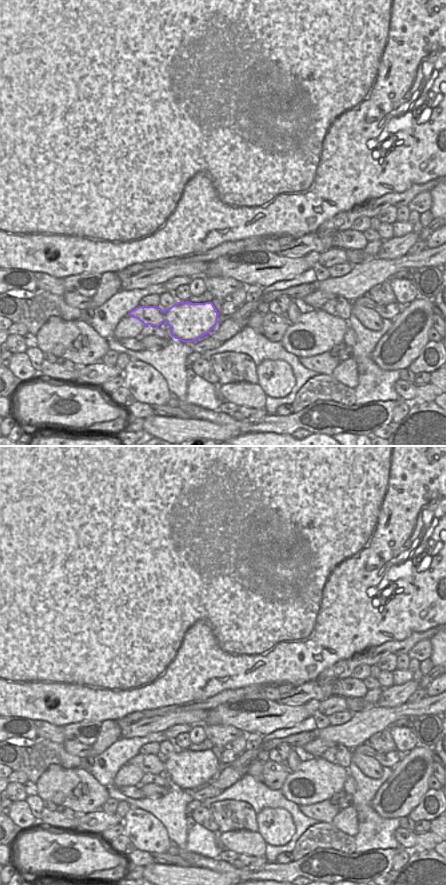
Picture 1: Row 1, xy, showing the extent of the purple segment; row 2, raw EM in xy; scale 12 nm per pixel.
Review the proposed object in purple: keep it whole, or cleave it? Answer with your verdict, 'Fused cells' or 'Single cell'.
Fused cells.

